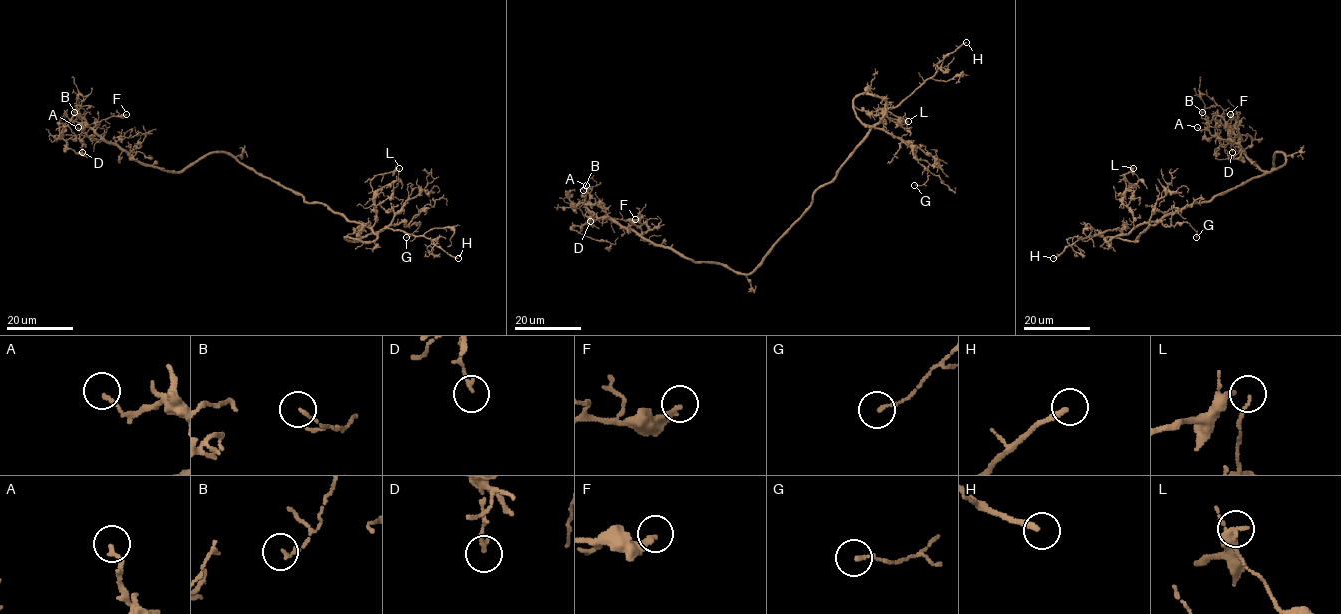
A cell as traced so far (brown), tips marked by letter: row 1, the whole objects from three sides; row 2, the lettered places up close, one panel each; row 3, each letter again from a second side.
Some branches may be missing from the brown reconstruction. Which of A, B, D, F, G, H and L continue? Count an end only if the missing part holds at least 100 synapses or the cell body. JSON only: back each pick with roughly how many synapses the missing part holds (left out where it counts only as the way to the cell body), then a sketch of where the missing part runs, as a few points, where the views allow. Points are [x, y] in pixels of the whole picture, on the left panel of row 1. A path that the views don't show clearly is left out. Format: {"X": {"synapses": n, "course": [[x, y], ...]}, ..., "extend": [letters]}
{"H": {"course": [[458, 258], [476, 274], [485, 266], [480, 264]]}, "extend": ["H"]}

